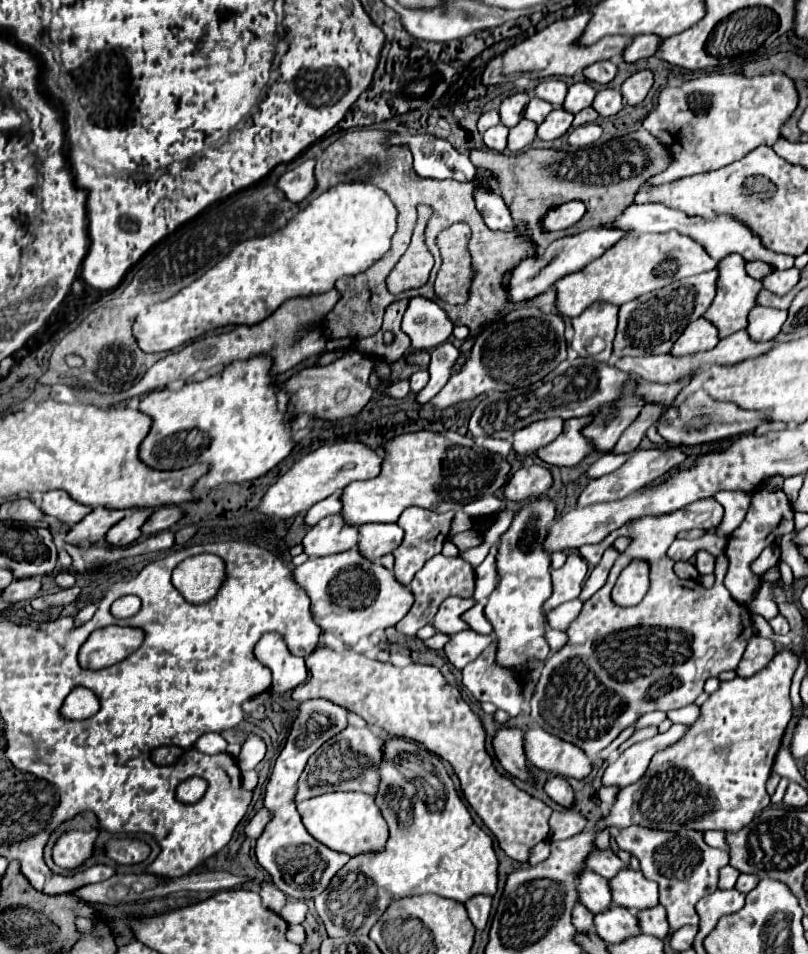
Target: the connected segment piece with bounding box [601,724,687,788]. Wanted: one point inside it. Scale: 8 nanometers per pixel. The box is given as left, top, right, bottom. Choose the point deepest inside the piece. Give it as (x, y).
(631, 765)

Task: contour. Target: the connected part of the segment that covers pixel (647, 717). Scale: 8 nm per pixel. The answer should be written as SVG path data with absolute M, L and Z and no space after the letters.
M659 710L649 712L649 714L643 714L643 716L635 722L635 730L641 730L641 728L645 728L645 726L659 726L663 720L665 720L665 712L659 712Z

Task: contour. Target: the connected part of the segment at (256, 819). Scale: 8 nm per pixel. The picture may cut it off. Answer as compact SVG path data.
M261 808L261 810L247 822L247 826L243 828L243 834L245 834L249 840L257 840L257 838L261 836L265 824L269 822L269 818L271 818L271 816L269 816L269 810Z

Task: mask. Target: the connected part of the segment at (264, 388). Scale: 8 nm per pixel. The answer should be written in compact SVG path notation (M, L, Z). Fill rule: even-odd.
M255 356L243 362L227 364L225 370L219 374L213 374L201 382L185 384L181 390L155 390L141 398L139 410L149 414L153 418L153 426L143 440L141 446L141 458L147 462L147 466L157 470L175 470L175 468L187 468L197 462L209 462L211 474L205 474L197 484L195 492L211 490L223 482L251 482L263 474L267 474L271 468L275 468L281 460L285 460L291 450L297 446L293 440L293 422L295 418L287 418L287 414L279 412L277 408L277 392L275 392L275 376L271 376L273 358L271 356ZM197 432L203 432L209 438L197 438Z

